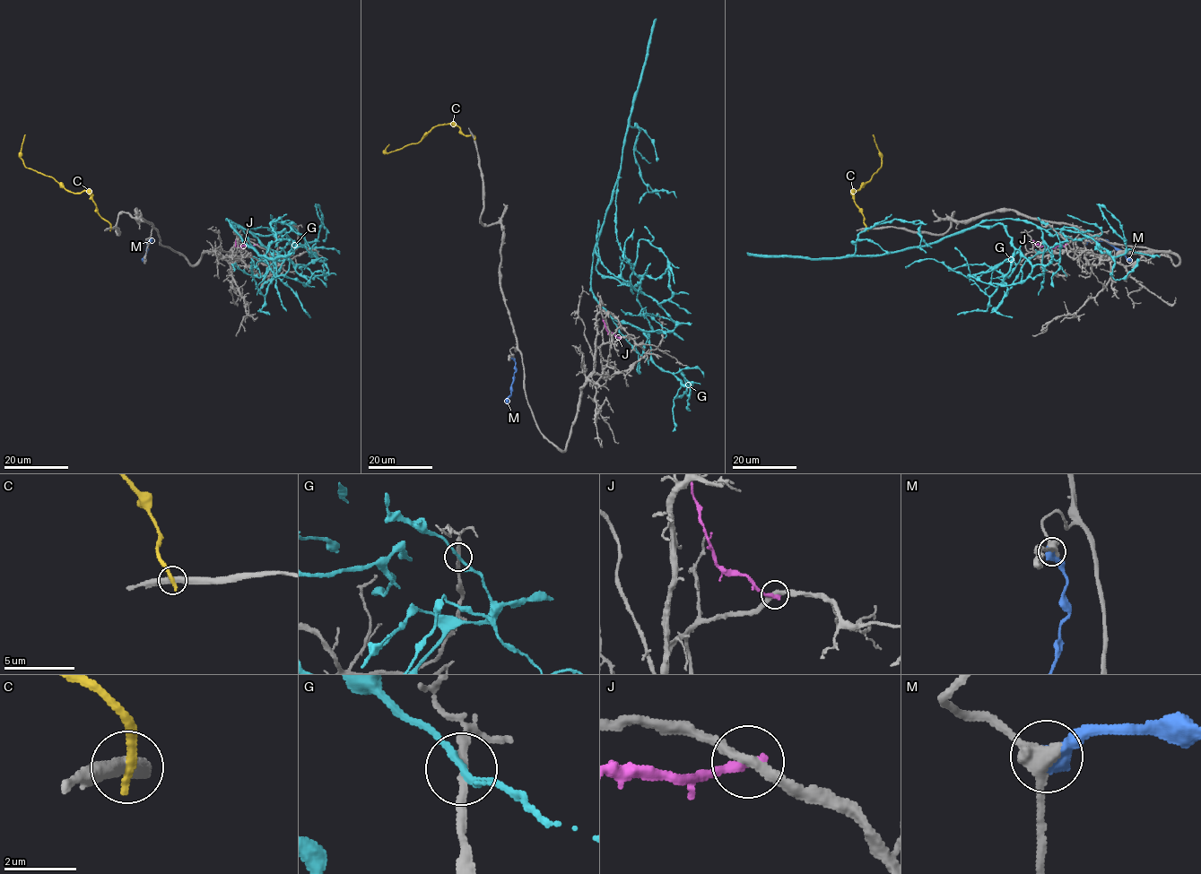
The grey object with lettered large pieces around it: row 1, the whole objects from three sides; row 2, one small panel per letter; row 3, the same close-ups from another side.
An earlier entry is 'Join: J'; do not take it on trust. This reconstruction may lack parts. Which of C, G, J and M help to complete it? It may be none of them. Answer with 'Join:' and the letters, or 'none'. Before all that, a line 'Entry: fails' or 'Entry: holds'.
Entry: fails
Join: M

